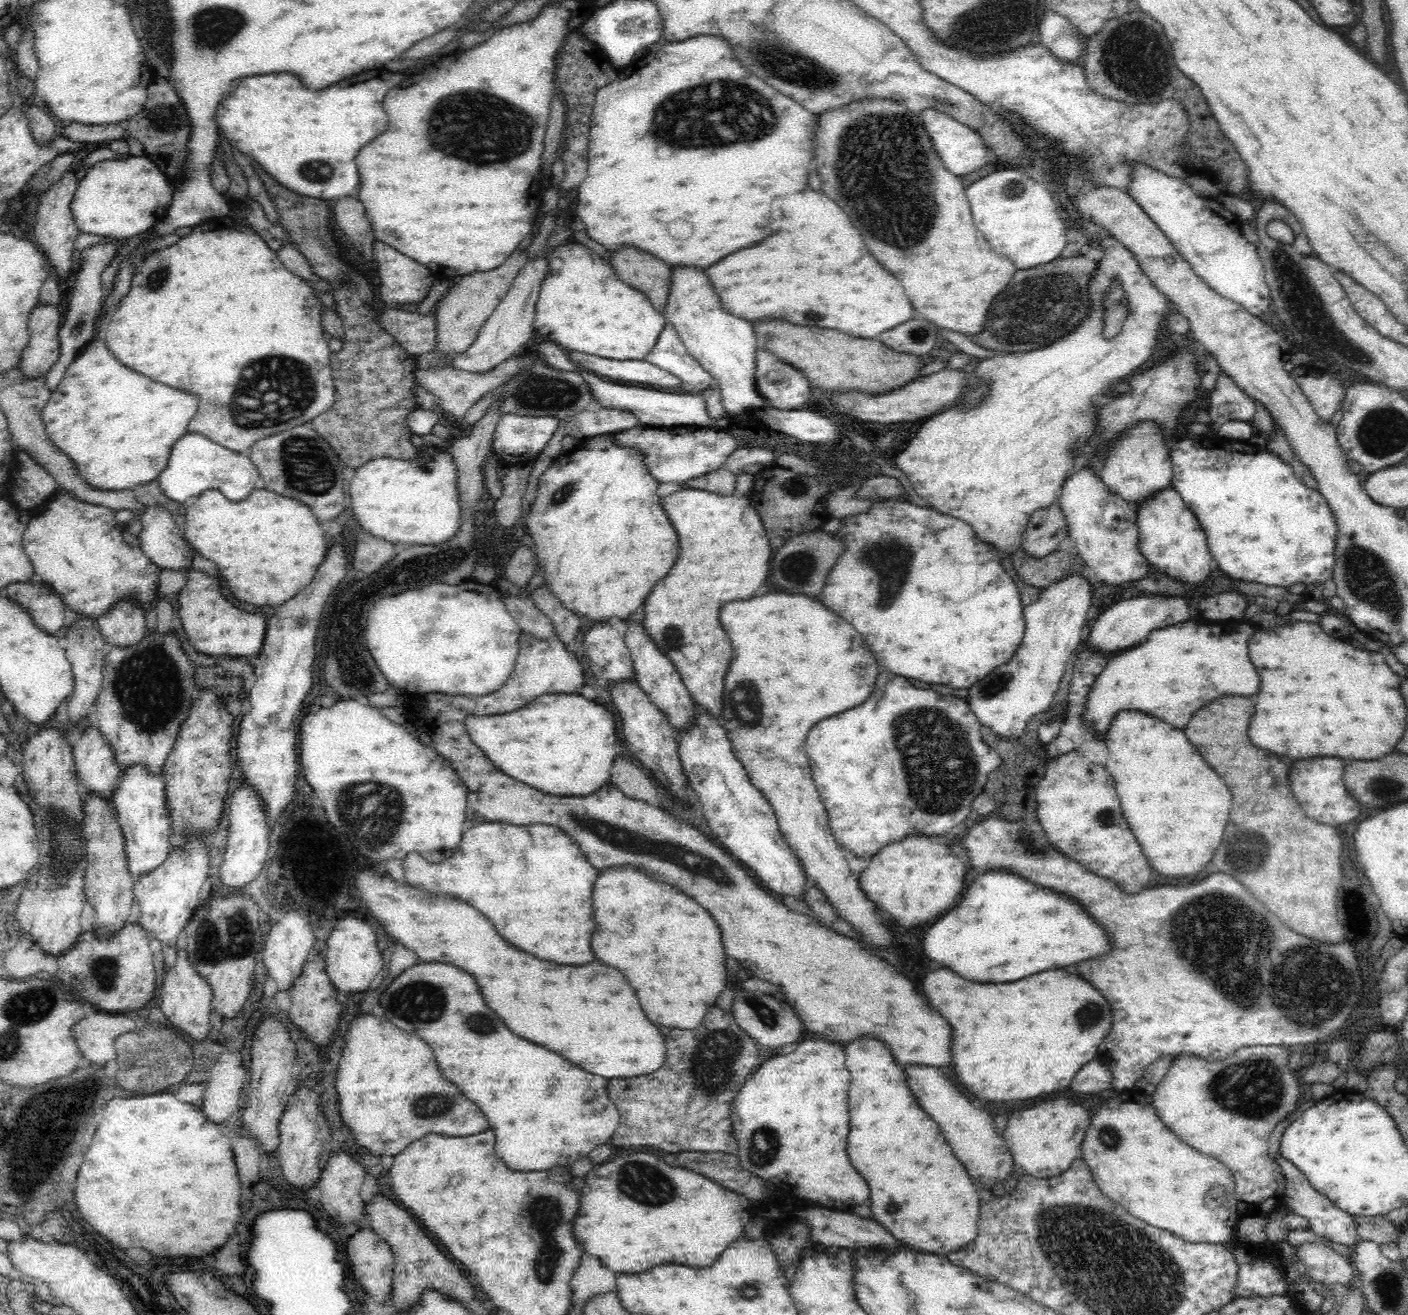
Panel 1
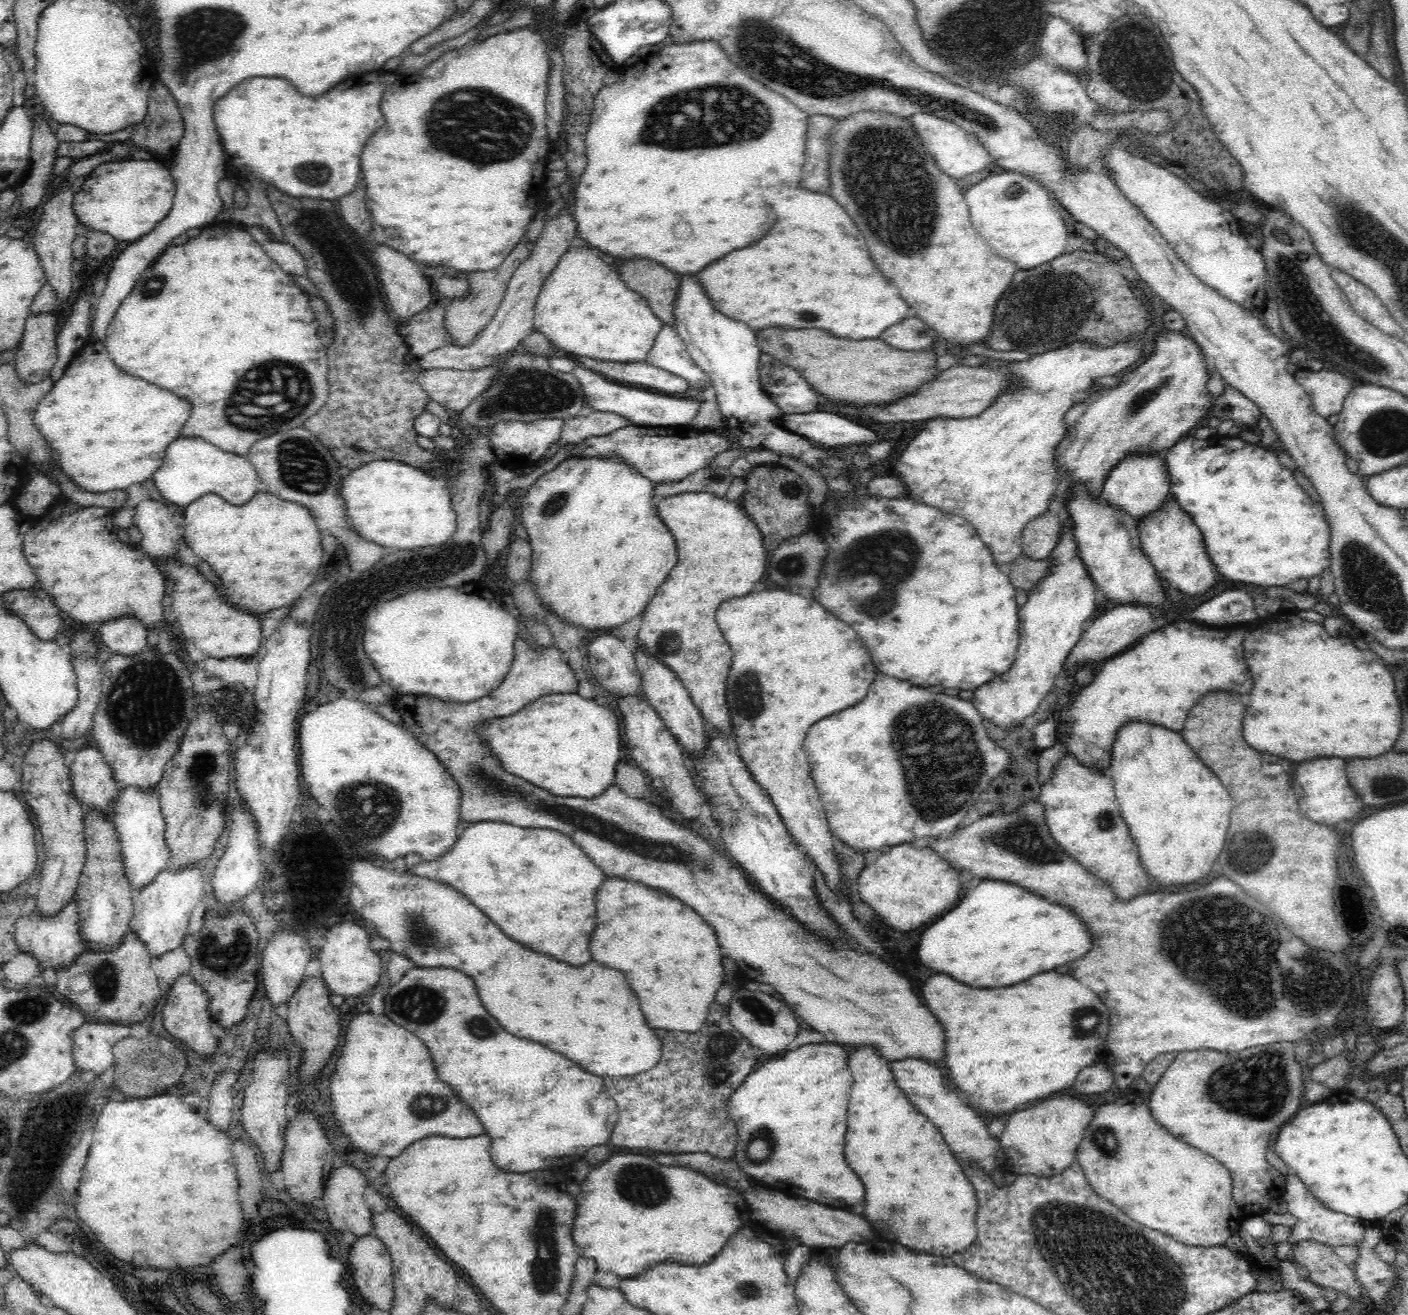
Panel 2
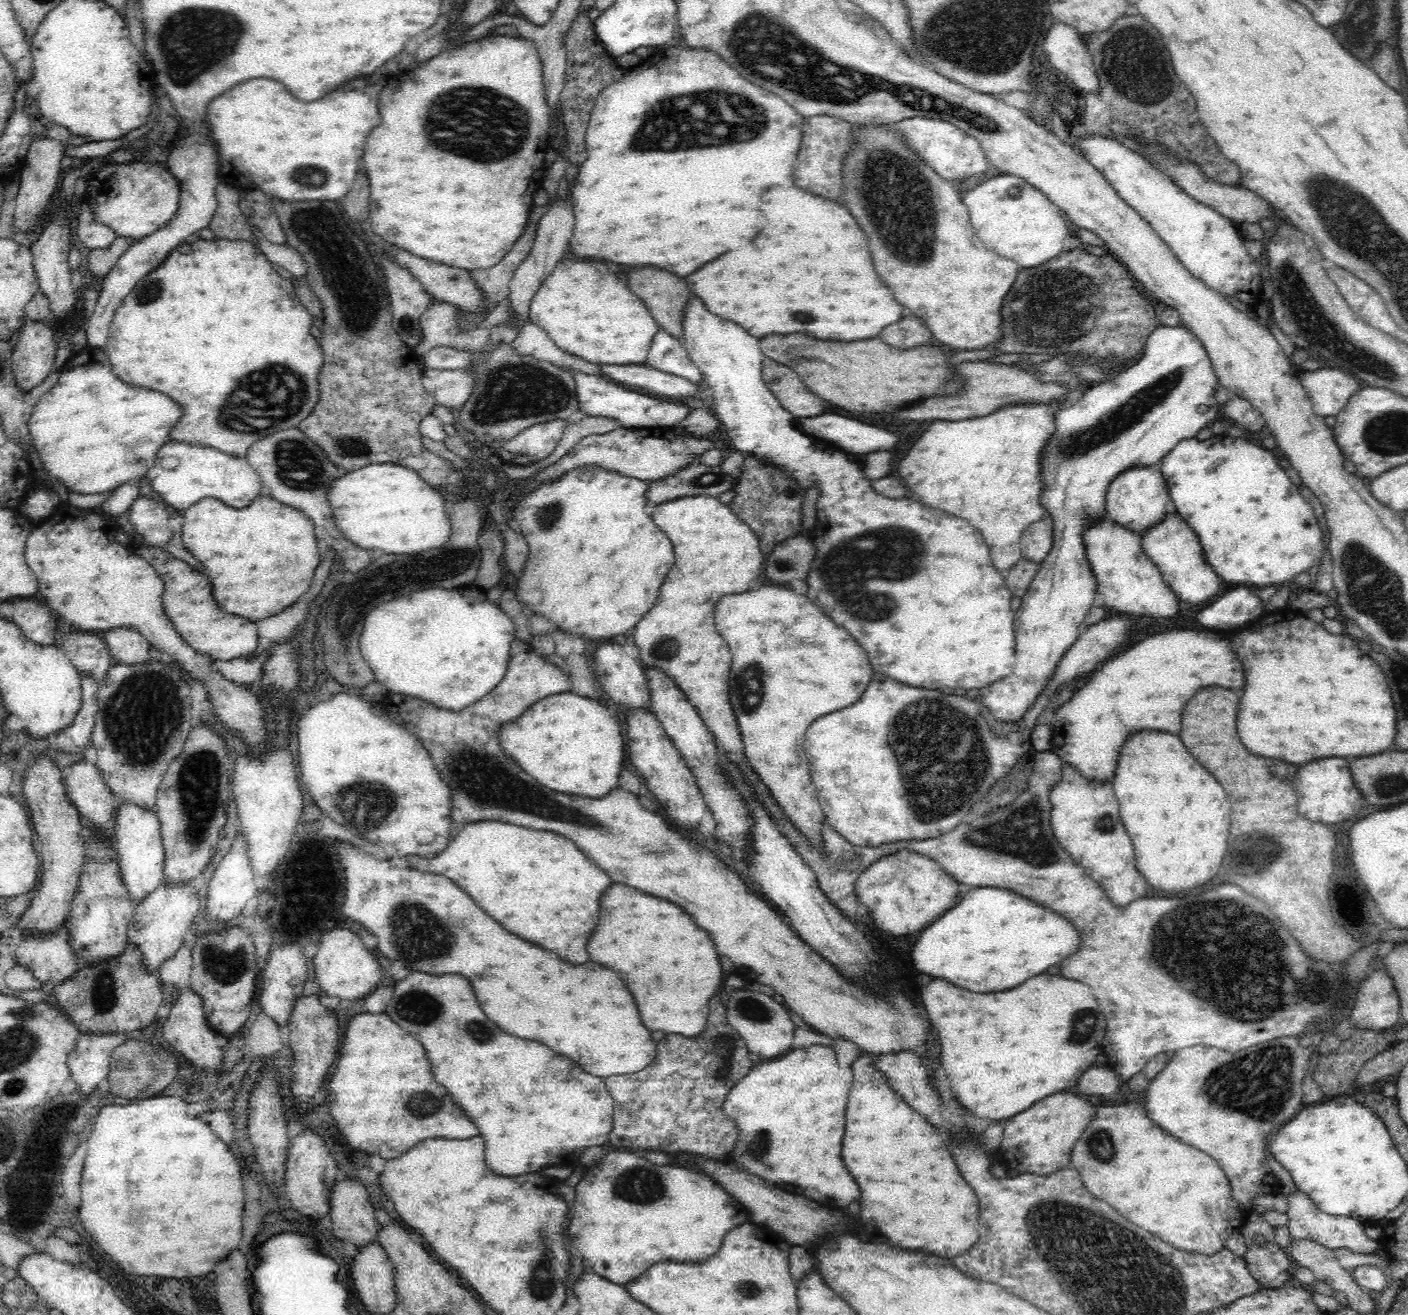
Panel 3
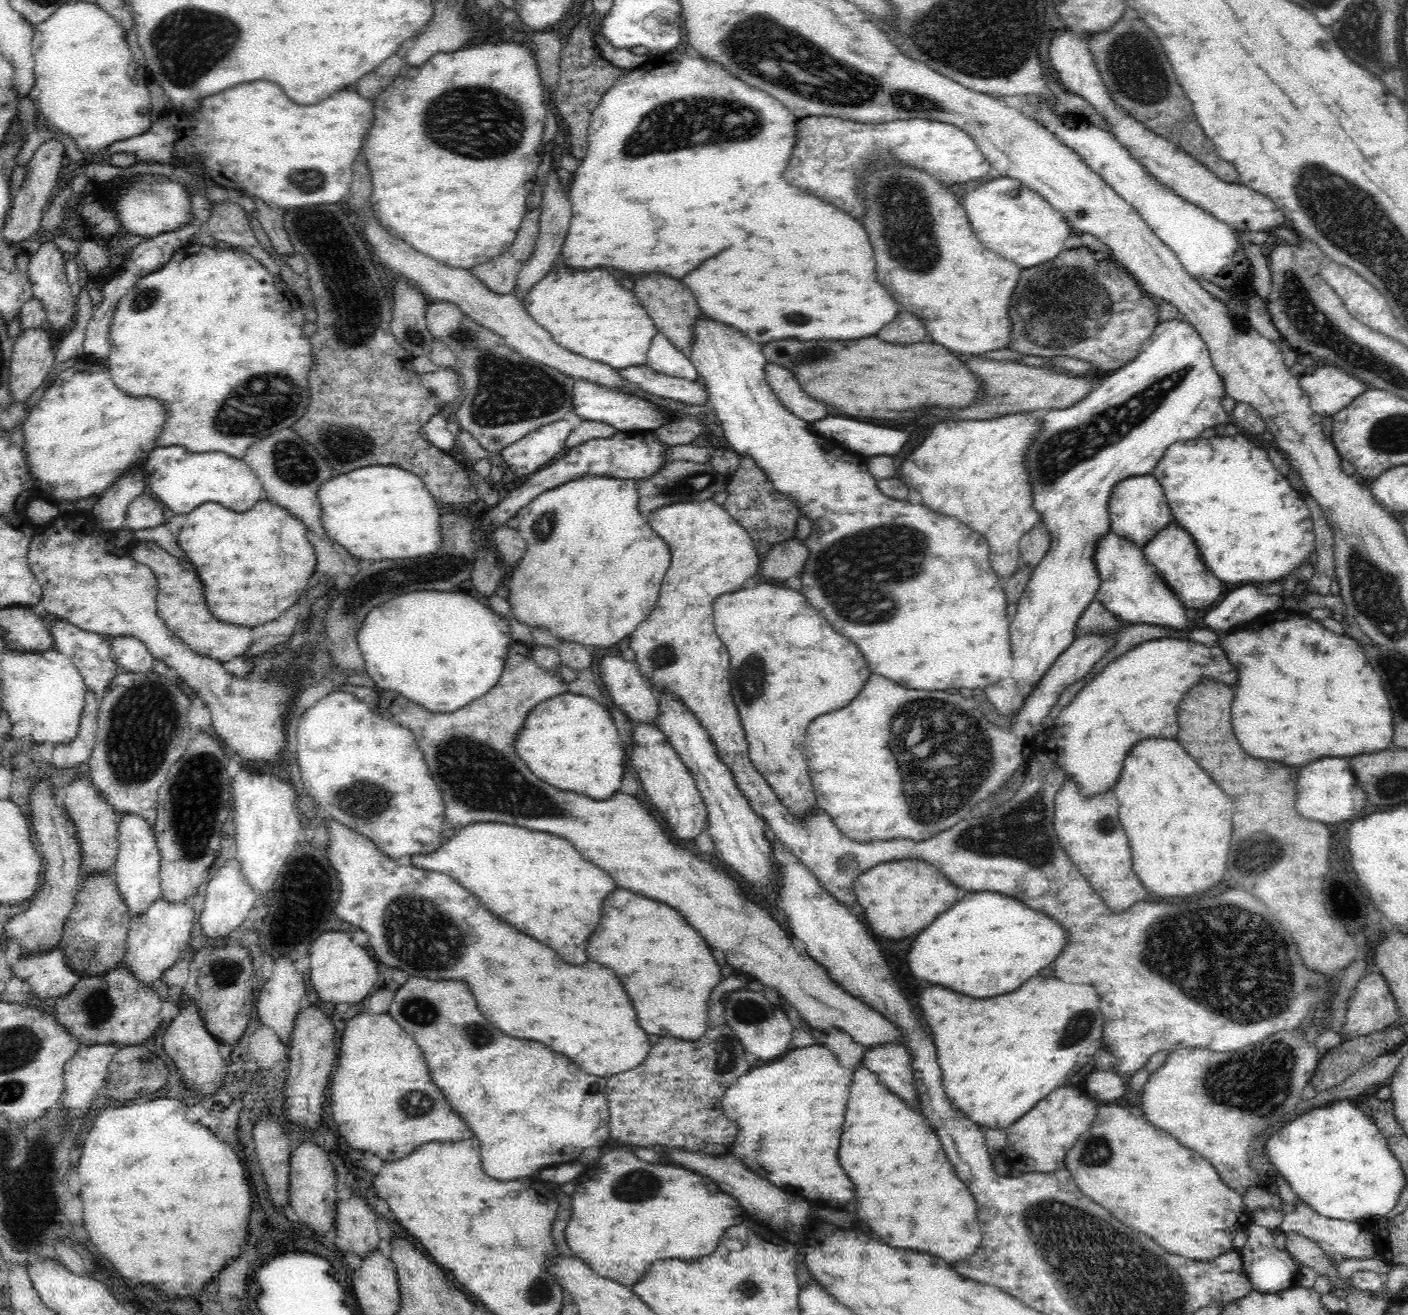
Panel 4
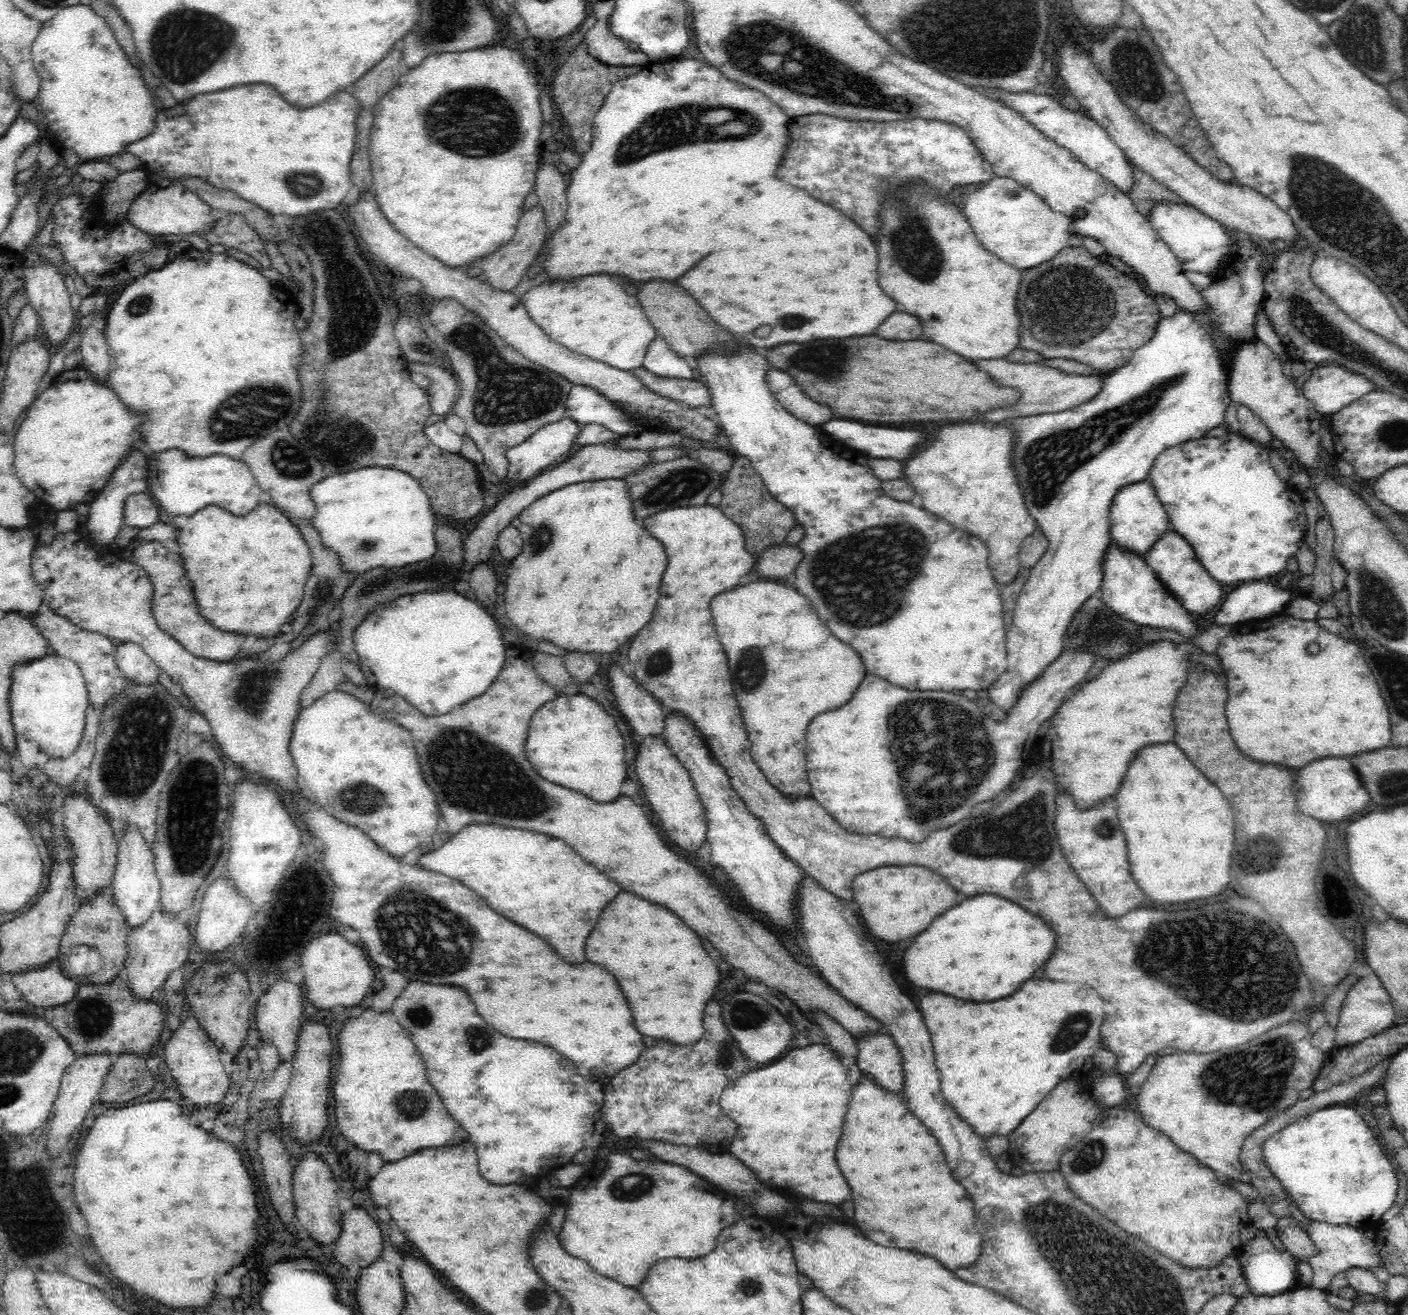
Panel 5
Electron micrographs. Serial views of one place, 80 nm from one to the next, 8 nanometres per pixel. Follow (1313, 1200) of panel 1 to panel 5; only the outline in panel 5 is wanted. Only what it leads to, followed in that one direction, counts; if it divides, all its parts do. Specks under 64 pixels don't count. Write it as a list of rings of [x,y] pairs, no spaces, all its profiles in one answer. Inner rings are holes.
[[[1291,1216],[1281,1218],[1276,1227],[1272,1228],[1269,1233],[1274,1235],[1278,1230],[1299,1226],[1304,1233],[1308,1234],[1310,1240],[1319,1250],[1318,1256],[1315,1256],[1309,1262],[1314,1272],[1312,1287],[1326,1292],[1326,1287],[1330,1280],[1336,1276],[1336,1273],[1342,1272],[1342,1270],[1354,1269],[1355,1267],[1368,1269],[1369,1267],[1382,1265],[1378,1246],[1371,1238],[1366,1236],[1364,1228],[1354,1228],[1348,1224],[1318,1223],[1310,1218],[1307,1219],[1309,1219],[1309,1223],[1304,1224]]]

